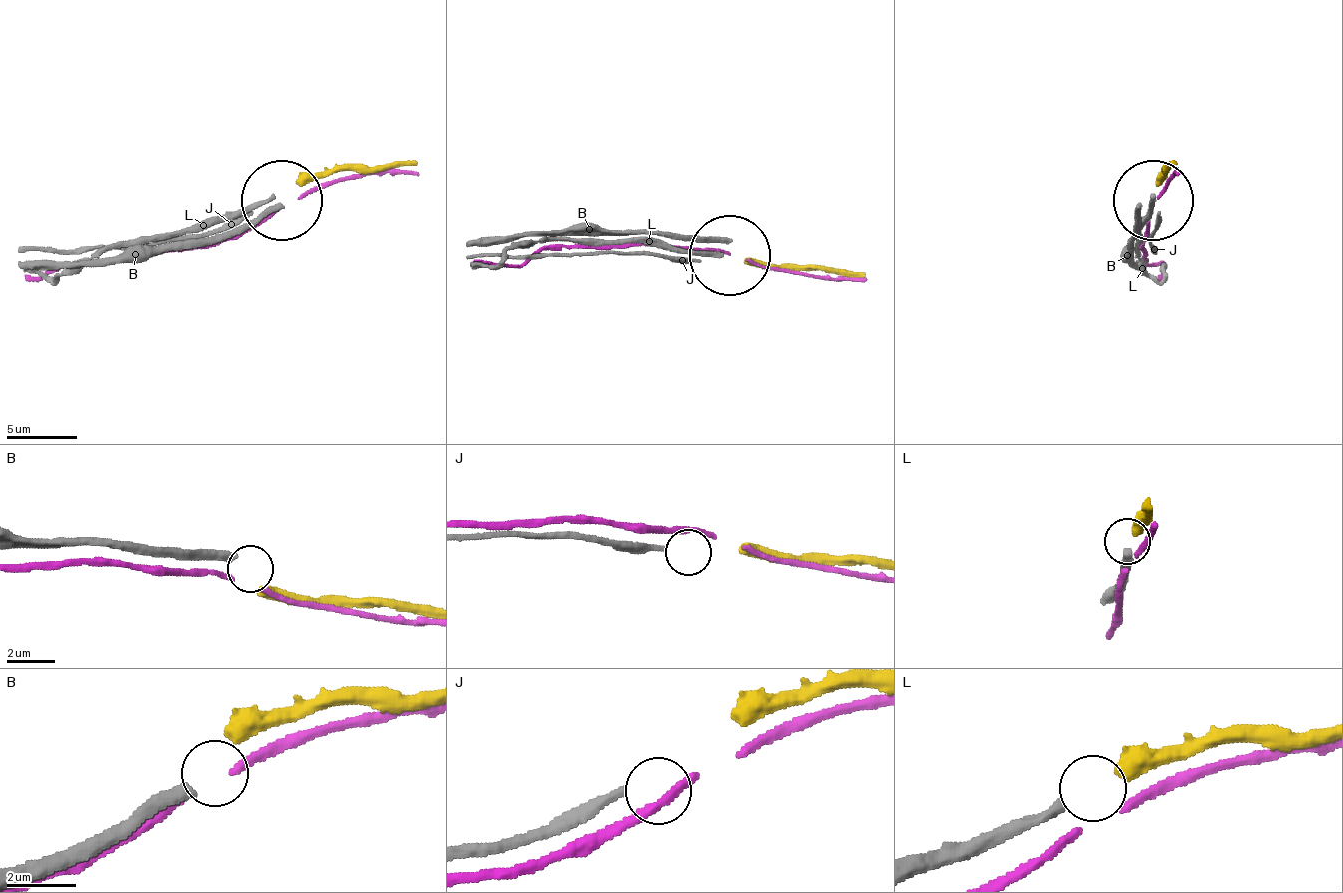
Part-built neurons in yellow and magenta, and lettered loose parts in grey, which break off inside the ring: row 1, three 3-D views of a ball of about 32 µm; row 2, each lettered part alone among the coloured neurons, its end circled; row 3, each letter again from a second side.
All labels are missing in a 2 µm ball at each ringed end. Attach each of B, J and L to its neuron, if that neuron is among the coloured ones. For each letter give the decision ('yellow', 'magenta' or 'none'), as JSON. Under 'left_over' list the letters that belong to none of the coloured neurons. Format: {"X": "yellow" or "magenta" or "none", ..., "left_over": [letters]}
{"B": "none", "J": "none", "L": "yellow", "left_over": ["B", "J"]}

